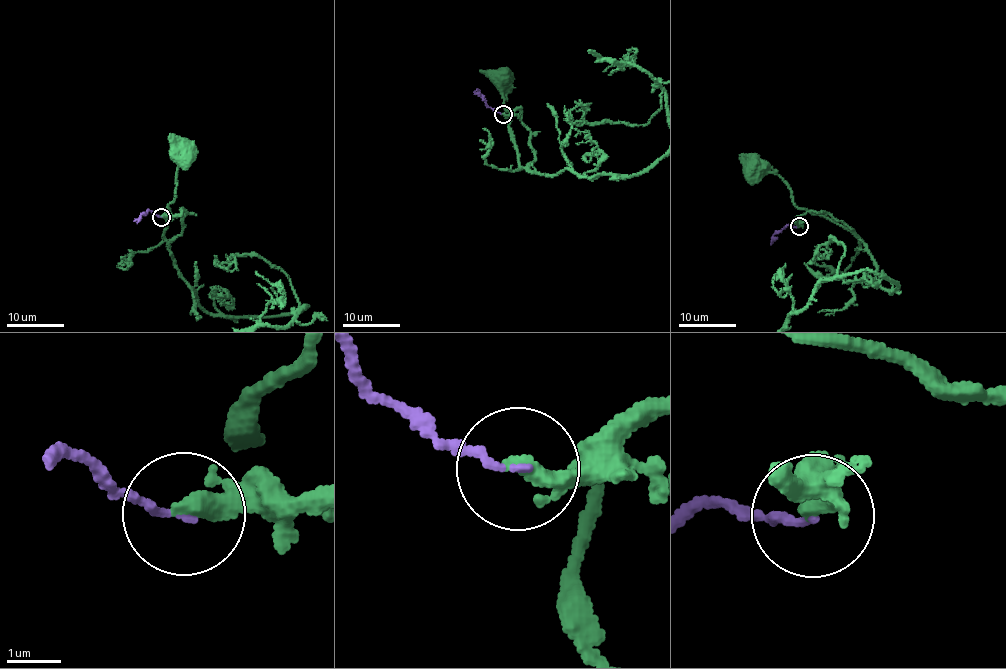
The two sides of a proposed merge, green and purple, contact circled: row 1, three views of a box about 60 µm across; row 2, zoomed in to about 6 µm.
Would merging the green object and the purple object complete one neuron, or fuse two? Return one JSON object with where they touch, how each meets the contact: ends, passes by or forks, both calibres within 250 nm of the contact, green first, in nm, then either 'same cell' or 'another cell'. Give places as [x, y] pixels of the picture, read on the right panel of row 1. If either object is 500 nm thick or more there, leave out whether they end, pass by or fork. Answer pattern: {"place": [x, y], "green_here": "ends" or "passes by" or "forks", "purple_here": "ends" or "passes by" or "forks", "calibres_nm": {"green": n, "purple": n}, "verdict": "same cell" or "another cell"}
{"place": [799, 226], "green_here": "ends", "purple_here": "ends", "calibres_nm": {"green": 360, "purple": 120}, "verdict": "same cell"}

